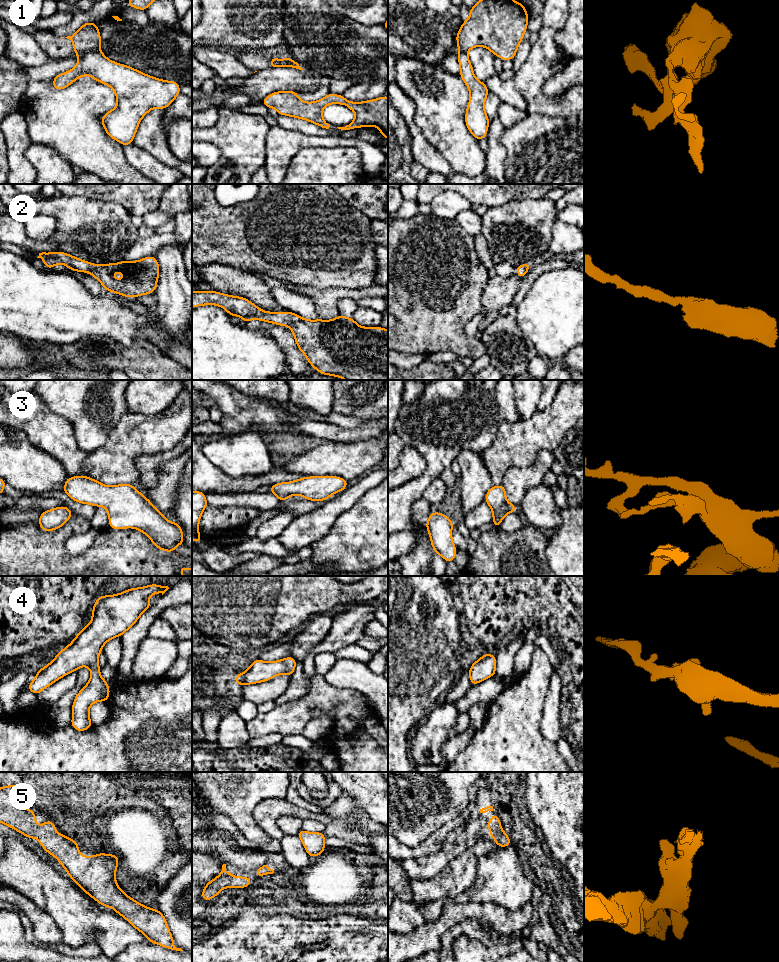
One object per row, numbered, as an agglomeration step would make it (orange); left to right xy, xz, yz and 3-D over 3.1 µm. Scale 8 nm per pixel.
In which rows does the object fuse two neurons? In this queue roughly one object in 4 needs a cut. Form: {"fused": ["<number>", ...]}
{"fused": ["1"]}

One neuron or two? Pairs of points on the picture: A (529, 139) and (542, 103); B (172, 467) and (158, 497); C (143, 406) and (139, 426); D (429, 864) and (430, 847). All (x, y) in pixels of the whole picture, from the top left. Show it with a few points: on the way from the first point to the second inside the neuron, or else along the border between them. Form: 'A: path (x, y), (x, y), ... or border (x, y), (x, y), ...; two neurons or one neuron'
A: border (527, 113), (542, 113), (561, 117); two neurons
B: path (170, 474), (165, 490); one neuron
C: border (128, 411), (148, 415), (164, 412); two neurons
D: border (426, 856), (418, 858); two neurons

